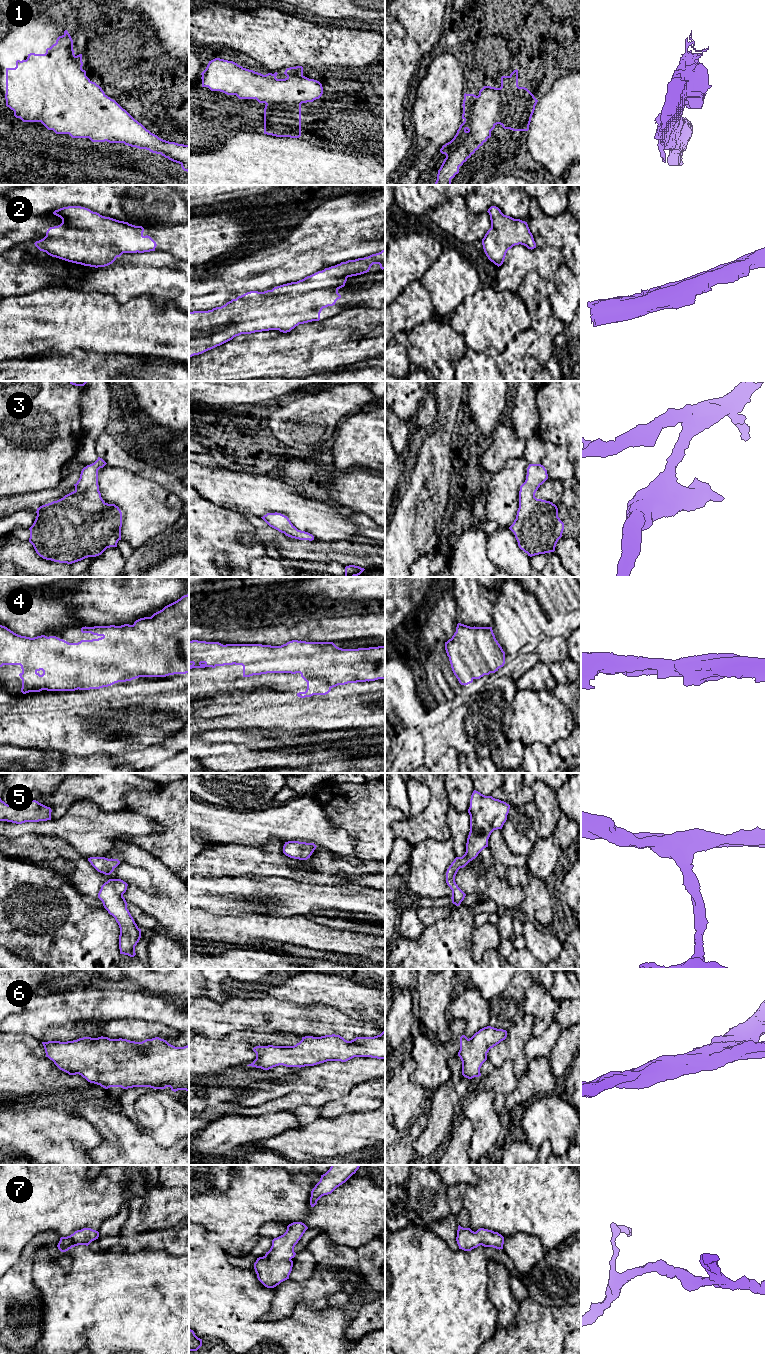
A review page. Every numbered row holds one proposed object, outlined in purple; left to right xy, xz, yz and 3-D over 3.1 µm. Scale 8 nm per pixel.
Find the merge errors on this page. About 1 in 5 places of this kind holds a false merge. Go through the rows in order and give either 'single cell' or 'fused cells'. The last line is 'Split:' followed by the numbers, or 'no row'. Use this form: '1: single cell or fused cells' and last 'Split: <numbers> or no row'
1: single cell
2: single cell
3: single cell
4: single cell
5: single cell
6: single cell
7: single cell
Split: no row

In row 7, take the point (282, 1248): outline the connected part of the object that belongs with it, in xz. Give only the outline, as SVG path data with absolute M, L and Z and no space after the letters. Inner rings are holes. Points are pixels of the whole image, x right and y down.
M293 1222L286 1232L272 1240L272 1246L263 1257L257 1258L254 1269L258 1280L267 1288L274 1288L289 1279L295 1257L294 1247L308 1227L302 1222Z

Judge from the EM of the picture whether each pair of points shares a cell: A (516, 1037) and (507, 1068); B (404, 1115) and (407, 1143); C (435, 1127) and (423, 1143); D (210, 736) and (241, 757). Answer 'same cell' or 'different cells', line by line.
A: different cells
B: different cells
C: same cell
D: different cells

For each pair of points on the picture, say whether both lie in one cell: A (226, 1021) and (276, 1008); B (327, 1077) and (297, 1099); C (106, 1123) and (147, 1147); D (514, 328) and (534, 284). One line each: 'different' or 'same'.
A: same
B: same
C: same
D: different

